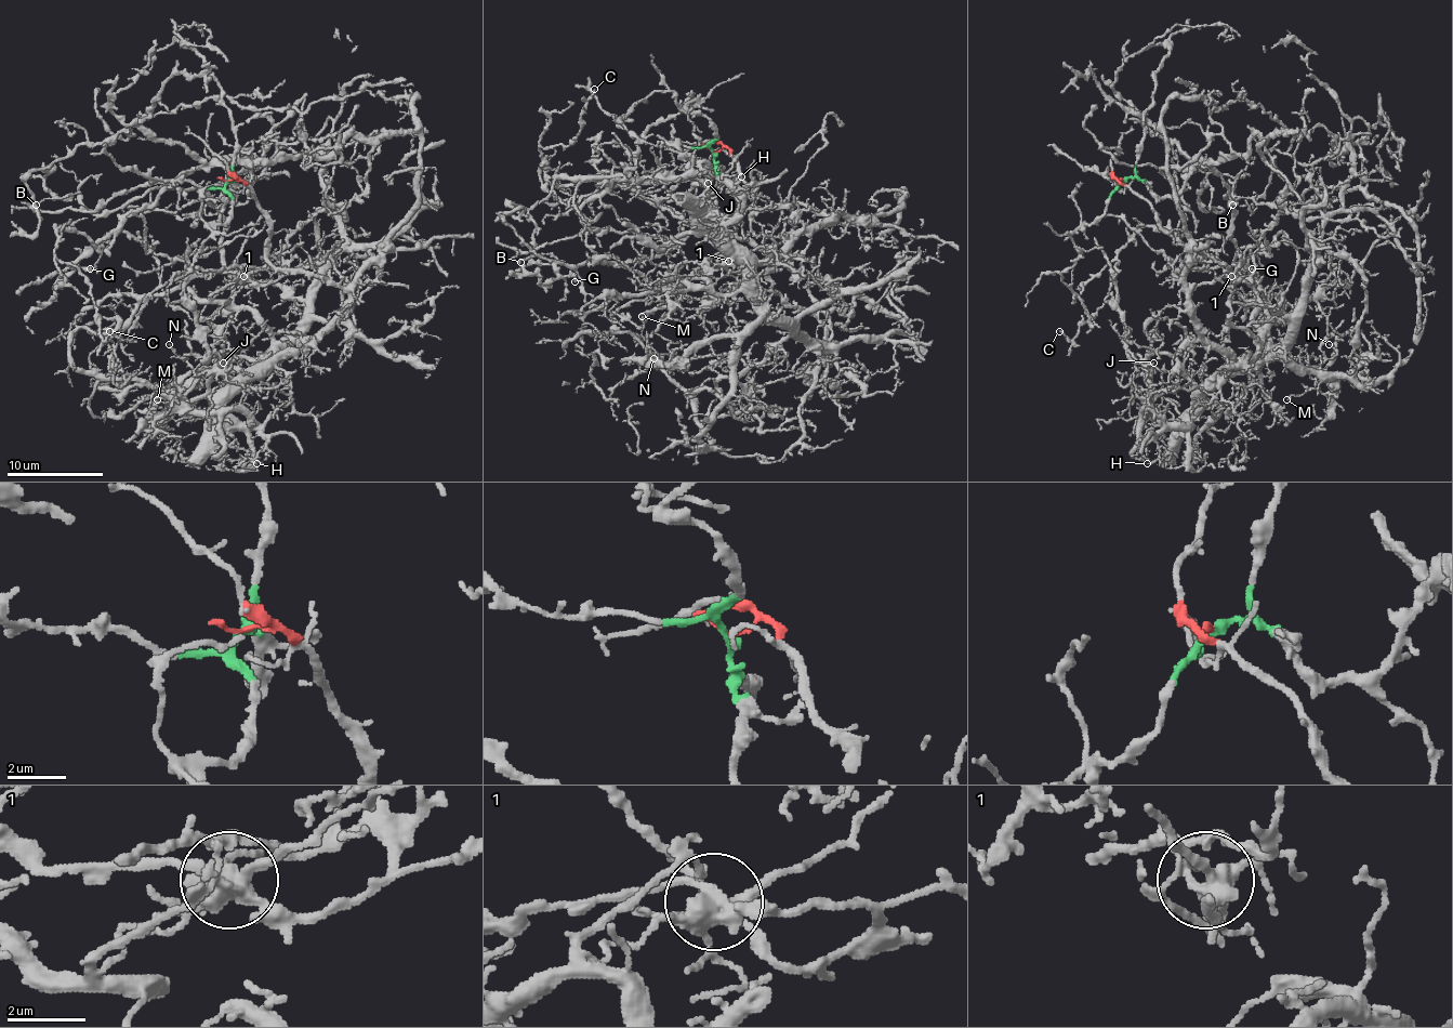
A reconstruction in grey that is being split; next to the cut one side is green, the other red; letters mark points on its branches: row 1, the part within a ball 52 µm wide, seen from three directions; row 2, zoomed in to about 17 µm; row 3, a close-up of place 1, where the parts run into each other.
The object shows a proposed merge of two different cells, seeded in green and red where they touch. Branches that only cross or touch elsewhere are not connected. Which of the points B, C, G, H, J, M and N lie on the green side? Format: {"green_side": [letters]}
{"green_side": ["B", "C", "G"]}

